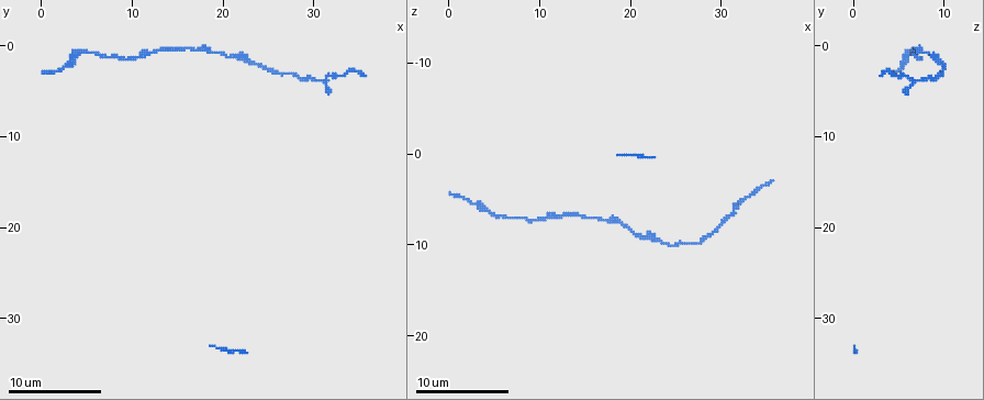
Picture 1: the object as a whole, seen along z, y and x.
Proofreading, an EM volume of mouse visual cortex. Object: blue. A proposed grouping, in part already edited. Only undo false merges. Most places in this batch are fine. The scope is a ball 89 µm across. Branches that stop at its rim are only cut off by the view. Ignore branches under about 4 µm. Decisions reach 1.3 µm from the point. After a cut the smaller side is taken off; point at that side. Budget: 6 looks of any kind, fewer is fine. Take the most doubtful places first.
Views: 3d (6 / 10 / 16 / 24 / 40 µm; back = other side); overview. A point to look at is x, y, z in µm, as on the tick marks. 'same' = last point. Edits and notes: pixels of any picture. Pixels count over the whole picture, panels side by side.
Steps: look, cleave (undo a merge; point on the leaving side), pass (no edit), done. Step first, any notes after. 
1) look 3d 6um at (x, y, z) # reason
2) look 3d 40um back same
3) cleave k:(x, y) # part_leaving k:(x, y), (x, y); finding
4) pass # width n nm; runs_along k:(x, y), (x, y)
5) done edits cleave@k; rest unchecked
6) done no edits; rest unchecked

look 3d 6um at (12.8, 0.4, 6.8) # thick turns thin

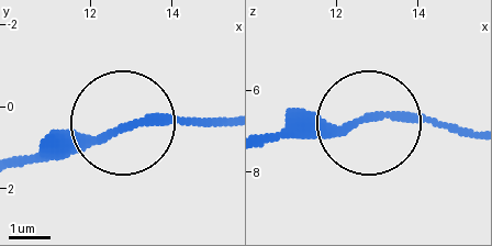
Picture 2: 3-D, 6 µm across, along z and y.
pass # runs_along 2:(222, 116), (65, 137), (23, 158); continuous, no second cell

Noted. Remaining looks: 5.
look 3d 6um at (31.6, 4.0, 6.4) # three-way junction

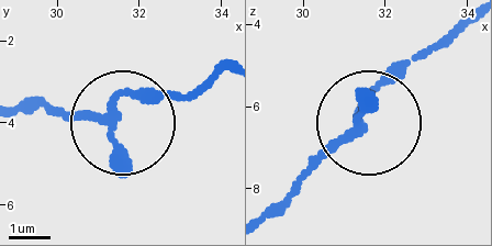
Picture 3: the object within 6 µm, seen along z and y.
look 3d 6um back at (31.35, 3.90, 6.55) # other side

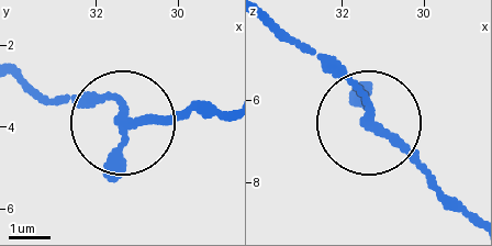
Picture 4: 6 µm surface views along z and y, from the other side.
pass # width 180 nm; continuous, no second cell

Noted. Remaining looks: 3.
look 3d 6um at (21.0, 1.2, 8.8) # sudden change in width

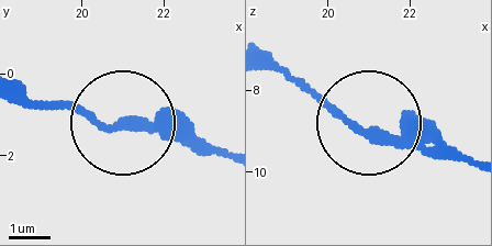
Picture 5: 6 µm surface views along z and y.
pass # runs_along 5:(222, 154), (26, 98); one cell here

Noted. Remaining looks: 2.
done no edits; rest unchecked

